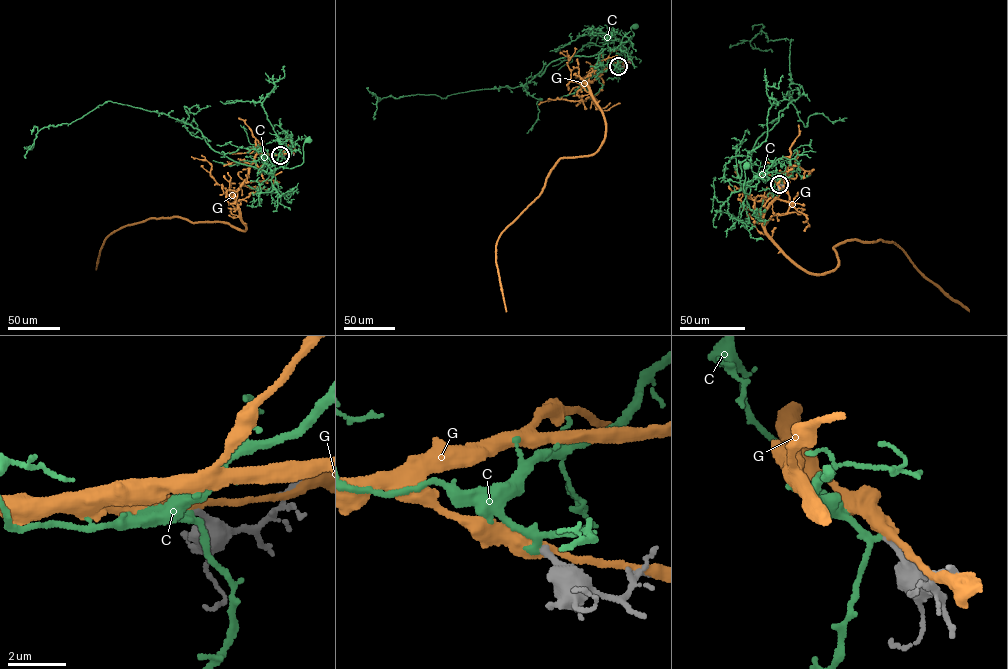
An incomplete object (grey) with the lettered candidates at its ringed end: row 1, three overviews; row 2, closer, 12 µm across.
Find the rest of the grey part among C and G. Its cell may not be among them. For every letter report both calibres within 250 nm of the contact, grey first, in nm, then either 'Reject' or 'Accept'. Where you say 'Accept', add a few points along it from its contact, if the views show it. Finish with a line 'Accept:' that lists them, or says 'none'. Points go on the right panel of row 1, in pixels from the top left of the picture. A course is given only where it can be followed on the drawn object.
C: Thickness 240 nm (grey) against 240 nm. Accept. Its course: (779, 184), (760, 174), (740, 184), (744, 190), (750, 188), (749, 194), (745, 193), (745, 166)
G: Thickness 240 nm (grey) against 360 nm. Reject
Accept: C

